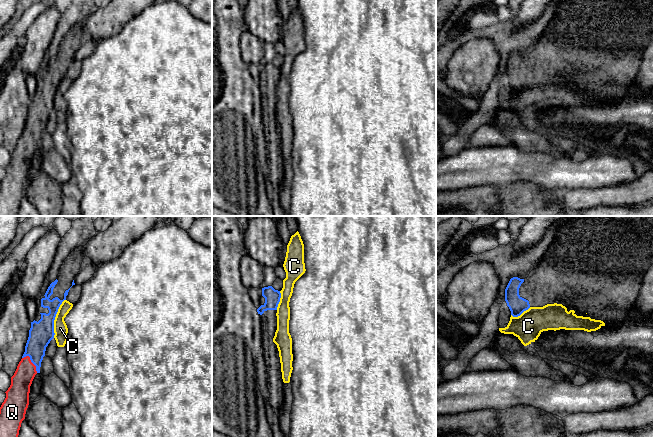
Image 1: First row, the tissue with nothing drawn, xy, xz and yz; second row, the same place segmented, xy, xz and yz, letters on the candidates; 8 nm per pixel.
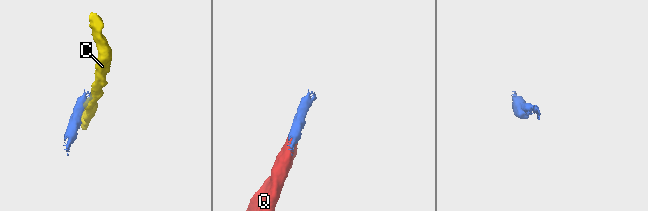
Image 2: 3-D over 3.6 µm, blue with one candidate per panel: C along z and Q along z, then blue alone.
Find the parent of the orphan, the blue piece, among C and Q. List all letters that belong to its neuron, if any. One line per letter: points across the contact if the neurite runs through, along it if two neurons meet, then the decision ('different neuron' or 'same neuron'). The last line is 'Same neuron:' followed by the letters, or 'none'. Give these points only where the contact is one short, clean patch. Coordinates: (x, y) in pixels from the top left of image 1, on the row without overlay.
C: border along xy (65, 75), (60, 81), (54, 96), (53, 113); different neuron
Q: same neuron
Same neuron: Q

